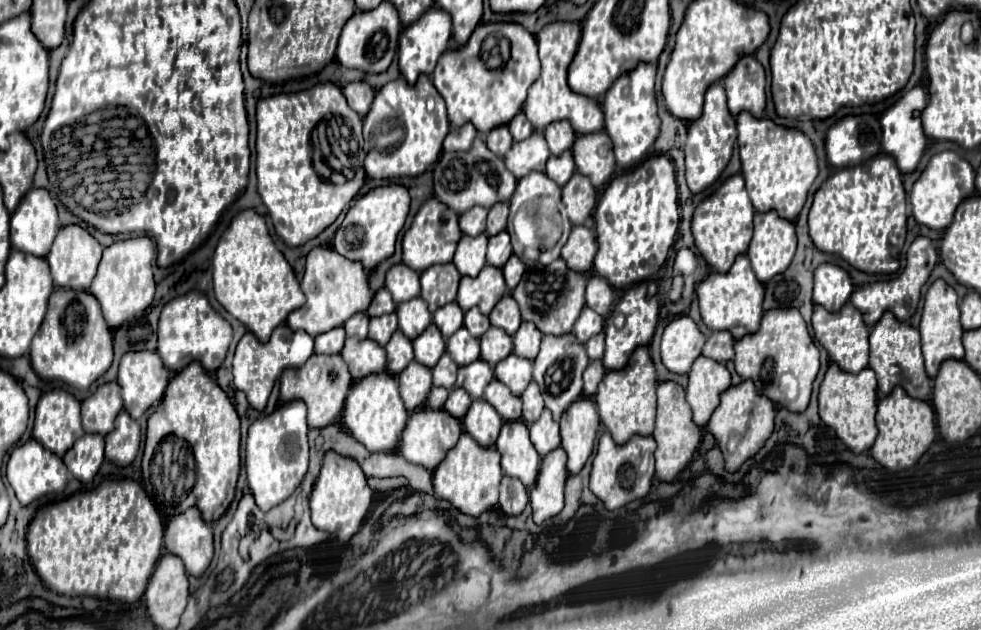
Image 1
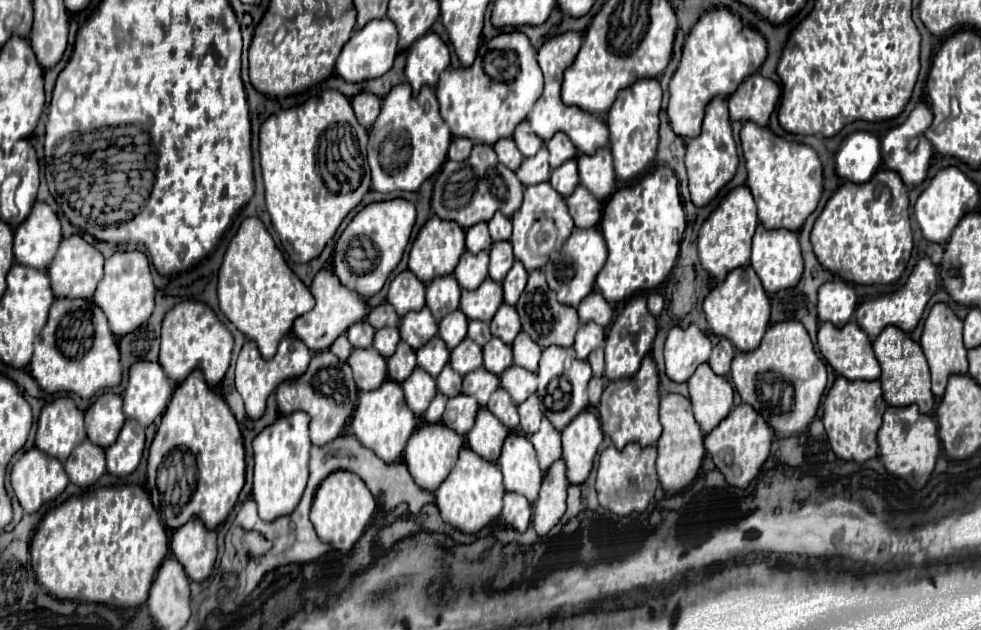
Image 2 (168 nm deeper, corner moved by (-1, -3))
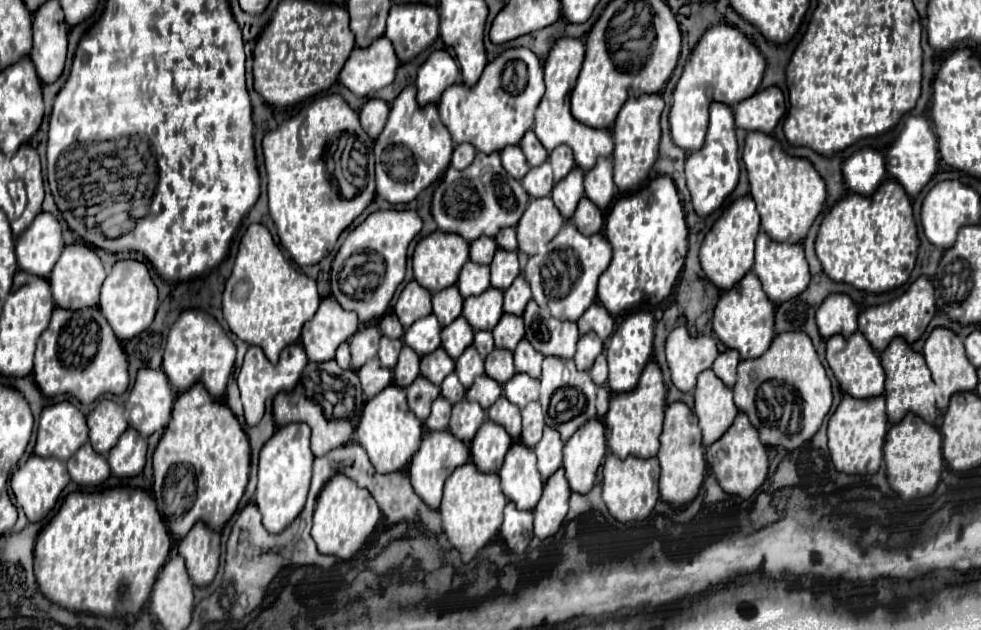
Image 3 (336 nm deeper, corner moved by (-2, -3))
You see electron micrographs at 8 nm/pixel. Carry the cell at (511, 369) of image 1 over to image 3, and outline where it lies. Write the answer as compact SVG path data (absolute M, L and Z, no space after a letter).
M515 373L513 379L503 385L503 395L513 405L517 405L519 409L523 409L527 403L539 399L539 379Z

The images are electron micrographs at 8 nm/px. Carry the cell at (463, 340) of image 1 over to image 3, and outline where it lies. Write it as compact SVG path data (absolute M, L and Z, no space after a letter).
M467 347L465 353L455 361L455 373L459 381L469 389L473 385L473 379L483 375L483 359L477 353L475 347Z

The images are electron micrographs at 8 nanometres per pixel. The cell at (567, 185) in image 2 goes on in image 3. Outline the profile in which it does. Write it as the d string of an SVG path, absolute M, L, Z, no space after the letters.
M575 167L561 183L557 183L553 187L551 199L553 199L555 207L559 209L559 213L565 219L571 219L581 197L583 197L583 171L579 167Z

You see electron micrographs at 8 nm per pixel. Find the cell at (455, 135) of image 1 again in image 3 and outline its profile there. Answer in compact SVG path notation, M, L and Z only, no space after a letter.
M461 143L461 145L457 145L455 151L453 151L453 161L451 161L451 165L453 165L457 171L463 171L463 169L467 169L467 167L473 163L473 157L475 157L473 145L471 145L471 143Z

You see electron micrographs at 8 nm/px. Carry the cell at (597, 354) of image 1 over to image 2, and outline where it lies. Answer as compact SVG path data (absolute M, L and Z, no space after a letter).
M602 345L588 355L588 363L590 363L594 375L602 375L604 373L604 347Z

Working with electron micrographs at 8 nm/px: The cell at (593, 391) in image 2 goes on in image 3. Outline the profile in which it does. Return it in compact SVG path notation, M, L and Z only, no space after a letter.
M607 385L605 387L599 387L599 391L597 391L597 415L599 417L605 417L607 409L609 409L609 399L611 399L609 387Z

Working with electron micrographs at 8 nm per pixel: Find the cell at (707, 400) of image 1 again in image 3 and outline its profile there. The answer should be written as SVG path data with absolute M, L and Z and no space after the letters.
M711 371L697 377L695 415L703 431L703 445L709 447L733 425L739 409L733 403L733 391Z

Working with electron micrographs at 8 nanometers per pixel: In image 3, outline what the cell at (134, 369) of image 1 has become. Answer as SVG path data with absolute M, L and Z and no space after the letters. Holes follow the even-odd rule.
M139 369L137 373L137 381L125 401L125 415L129 419L129 425L139 431L139 435L153 435L155 431L163 431L171 419L171 409L173 409L173 403L175 403L175 395L169 387L169 381L165 379L165 373L161 369ZM139 409L139 417L137 421L133 421L133 411Z

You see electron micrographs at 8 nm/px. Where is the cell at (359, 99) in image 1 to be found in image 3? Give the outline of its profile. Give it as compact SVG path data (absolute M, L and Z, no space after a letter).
M369 99L363 105L363 109L359 111L359 119L361 119L363 129L367 131L367 135L371 139L377 139L379 137L379 133L385 127L387 115L389 115L389 103L385 103L381 99Z

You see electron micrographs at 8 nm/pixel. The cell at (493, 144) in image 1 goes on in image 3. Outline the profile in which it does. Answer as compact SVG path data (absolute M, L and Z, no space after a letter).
M517 145L517 147L505 147L505 151L501 151L501 161L503 161L505 171L507 171L511 177L519 179L519 181L521 181L521 179L527 175L527 171L531 169L519 145Z

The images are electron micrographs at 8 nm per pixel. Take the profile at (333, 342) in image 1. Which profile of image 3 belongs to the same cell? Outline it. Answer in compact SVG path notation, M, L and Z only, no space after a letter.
M341 343L341 347L337 349L337 355L335 355L335 361L341 369L349 369L349 363L351 363L351 355L349 355L349 345L347 343Z

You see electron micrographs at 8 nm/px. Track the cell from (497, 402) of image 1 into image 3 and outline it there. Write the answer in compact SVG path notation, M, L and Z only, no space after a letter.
M501 395L493 403L493 407L487 411L487 415L489 415L491 421L499 423L513 437L513 441L517 443L517 439L521 437L521 409L517 405L509 403L505 399L505 395Z

